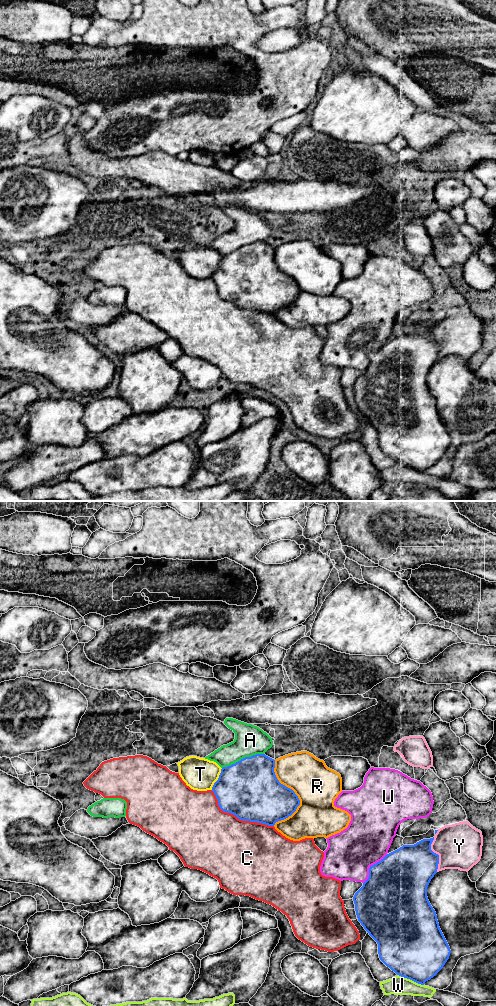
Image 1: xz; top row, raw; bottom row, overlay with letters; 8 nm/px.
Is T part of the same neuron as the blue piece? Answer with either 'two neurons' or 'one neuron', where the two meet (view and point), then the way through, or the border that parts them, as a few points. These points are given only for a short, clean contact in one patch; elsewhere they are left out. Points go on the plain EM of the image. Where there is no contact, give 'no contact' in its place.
one neuron; contact xz (218, 267)

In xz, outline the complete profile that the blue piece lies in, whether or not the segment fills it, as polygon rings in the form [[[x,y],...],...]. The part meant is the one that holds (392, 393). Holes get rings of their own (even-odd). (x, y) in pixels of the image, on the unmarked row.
[[[434,325],[414,333],[403,333],[370,354],[368,367],[353,385],[358,409],[377,430],[380,448],[397,463],[421,473],[443,456],[451,441],[439,415],[436,400],[427,385],[427,375],[437,361],[439,352],[439,343],[431,338],[433,328]]]

